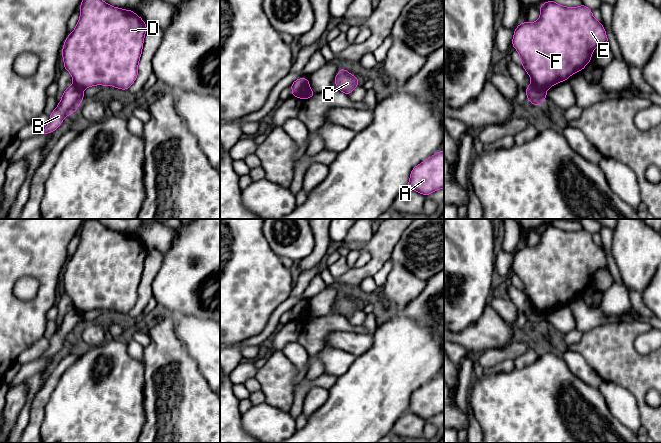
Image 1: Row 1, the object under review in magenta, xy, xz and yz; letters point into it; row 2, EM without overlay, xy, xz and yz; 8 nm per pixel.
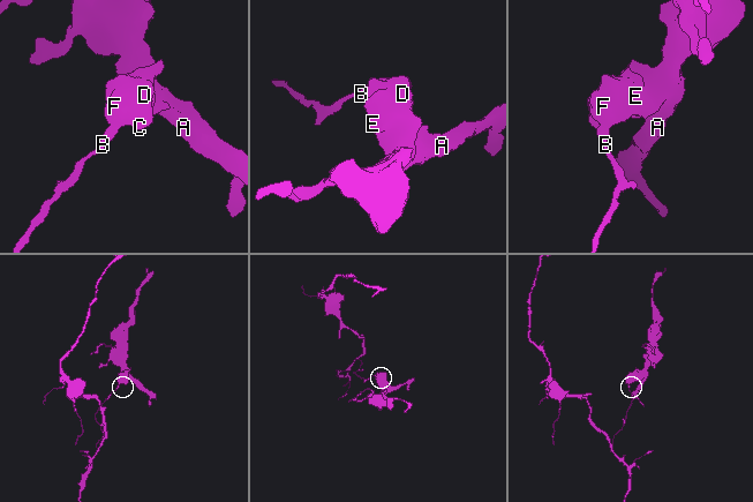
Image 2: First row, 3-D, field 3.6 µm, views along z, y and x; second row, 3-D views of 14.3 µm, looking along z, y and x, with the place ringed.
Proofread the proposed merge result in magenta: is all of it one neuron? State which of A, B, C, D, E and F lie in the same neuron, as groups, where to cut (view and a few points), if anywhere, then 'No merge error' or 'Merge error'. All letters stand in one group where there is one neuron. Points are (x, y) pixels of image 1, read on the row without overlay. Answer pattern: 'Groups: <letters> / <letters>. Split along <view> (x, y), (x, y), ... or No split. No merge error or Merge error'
Groups: A C D E F / B. Split along yz (531, 305), (537, 310), (547, 312). Merge error

